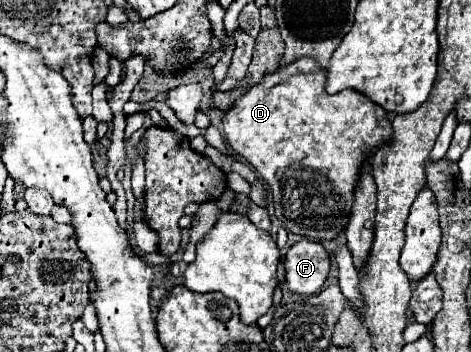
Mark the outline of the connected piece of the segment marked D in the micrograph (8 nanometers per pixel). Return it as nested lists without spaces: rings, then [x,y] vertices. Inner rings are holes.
[[[301,57],[273,73],[267,73],[261,83],[243,91],[223,115],[223,133],[229,147],[237,155],[245,157],[267,181],[277,219],[287,231],[315,241],[335,239],[345,229],[359,165],[375,151],[375,147],[383,145],[391,137],[391,119],[383,113],[381,105],[375,105],[355,89],[329,95],[325,83],[327,71],[321,69],[313,57]]]

